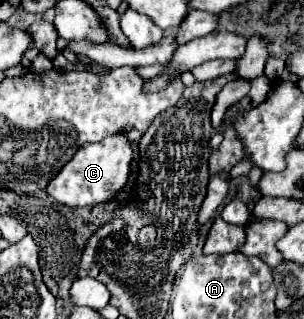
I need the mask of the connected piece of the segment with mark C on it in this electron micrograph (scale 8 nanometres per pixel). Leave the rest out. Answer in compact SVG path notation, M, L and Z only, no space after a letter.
M114 134L104 138L104 142L96 144L84 144L80 150L72 156L68 166L52 178L48 184L48 194L52 194L54 200L78 208L78 206L92 206L102 200L112 198L118 194L124 184L128 182L128 172L130 172L130 160L132 160L132 148L130 142L124 138L124 134Z

